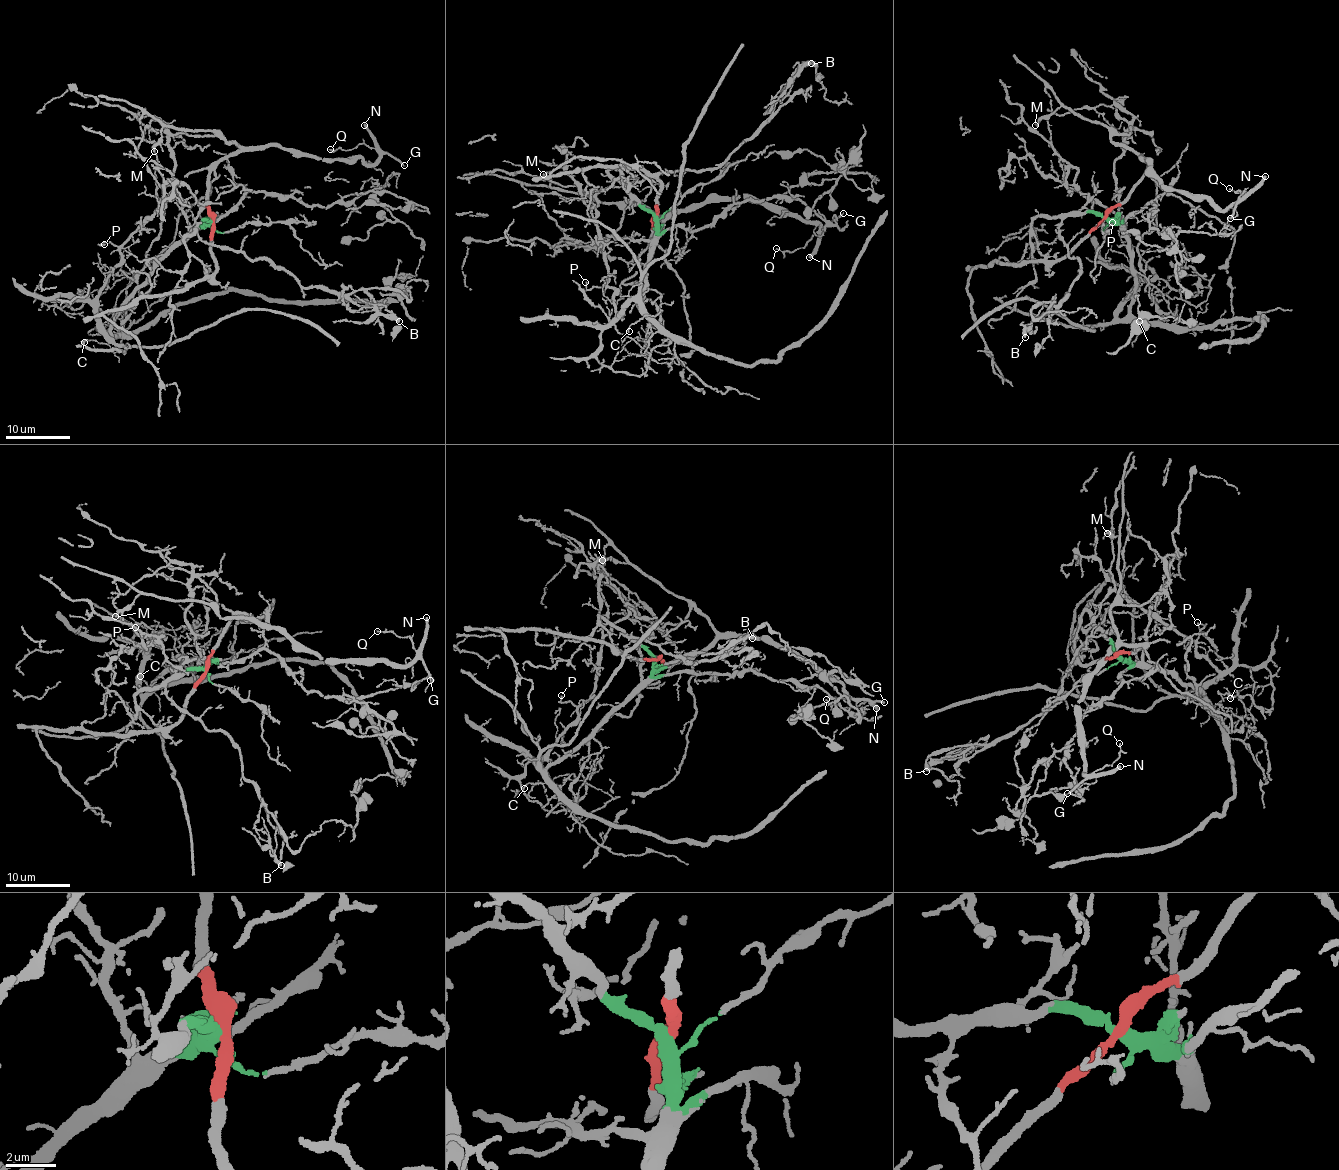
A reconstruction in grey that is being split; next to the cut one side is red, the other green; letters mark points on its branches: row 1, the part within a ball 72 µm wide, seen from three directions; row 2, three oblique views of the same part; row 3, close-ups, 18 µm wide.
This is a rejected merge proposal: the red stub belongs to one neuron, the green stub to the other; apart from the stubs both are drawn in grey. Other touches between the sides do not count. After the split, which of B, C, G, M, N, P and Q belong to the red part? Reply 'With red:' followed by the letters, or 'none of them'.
With red: G, M, N, Q

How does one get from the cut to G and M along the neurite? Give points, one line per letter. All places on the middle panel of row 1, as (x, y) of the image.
G: (656, 215), (651, 241), (665, 221), (678, 213), (750, 195), (808, 221), (820, 222), (823, 226), (843, 212)
M: (656, 215), (649, 235), (652, 241), (662, 220), (653, 213), (633, 201), (595, 201), (552, 189), (543, 173)

